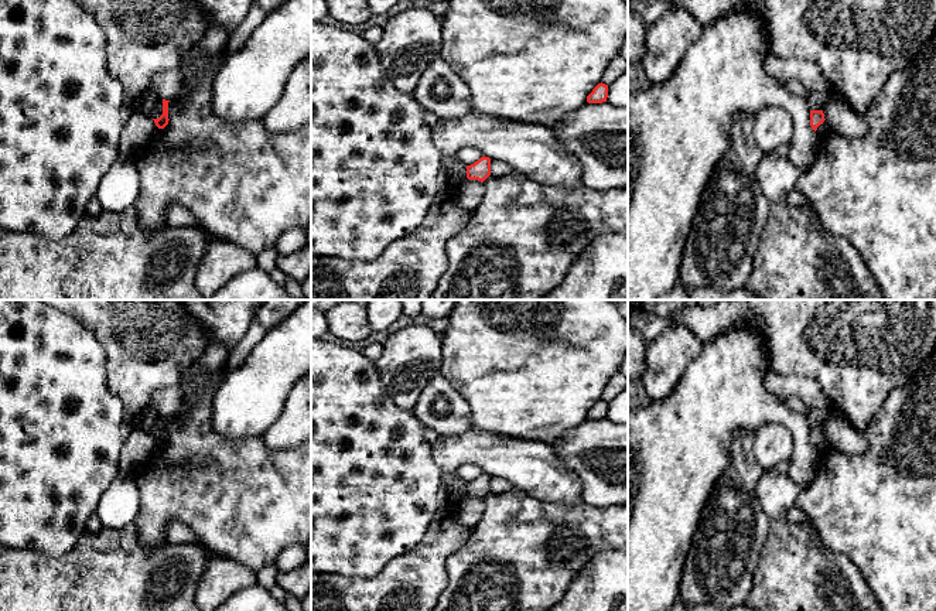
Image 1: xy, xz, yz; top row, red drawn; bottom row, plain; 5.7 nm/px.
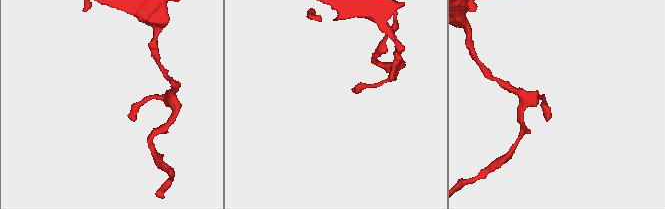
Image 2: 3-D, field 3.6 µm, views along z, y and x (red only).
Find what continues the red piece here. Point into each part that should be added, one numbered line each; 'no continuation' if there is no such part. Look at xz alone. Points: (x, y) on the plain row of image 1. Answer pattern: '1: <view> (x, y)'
no continuation

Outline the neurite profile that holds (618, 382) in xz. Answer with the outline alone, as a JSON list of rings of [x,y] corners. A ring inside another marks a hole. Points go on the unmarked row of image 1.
[[[616,372],[609,378],[607,385],[604,386],[601,399],[609,402],[626,388],[628,388],[628,378],[621,372]]]

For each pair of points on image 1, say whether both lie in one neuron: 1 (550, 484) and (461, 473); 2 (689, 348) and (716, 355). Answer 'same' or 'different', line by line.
1: different
2: different

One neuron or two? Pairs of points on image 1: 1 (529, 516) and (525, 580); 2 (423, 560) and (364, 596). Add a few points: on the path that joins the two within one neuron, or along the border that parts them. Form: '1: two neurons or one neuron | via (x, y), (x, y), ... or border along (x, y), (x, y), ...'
1: one neuron | via (523, 532), (523, 565)
2: one neuron | via (409, 574), (398, 586), (378, 596)

